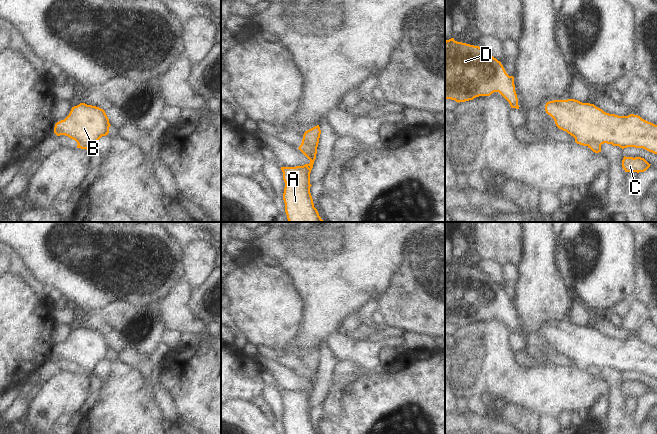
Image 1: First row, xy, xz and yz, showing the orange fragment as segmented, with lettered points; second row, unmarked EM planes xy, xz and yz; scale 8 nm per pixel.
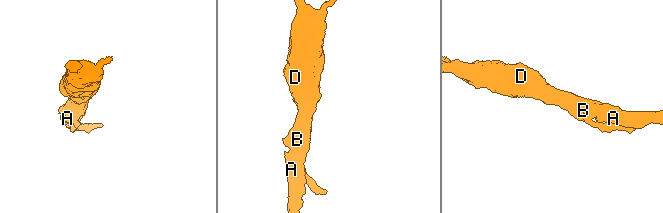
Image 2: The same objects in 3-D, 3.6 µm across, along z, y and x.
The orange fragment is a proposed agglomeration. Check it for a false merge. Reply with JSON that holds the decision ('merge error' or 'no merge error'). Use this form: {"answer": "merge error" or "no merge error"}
{"answer": "merge error"}

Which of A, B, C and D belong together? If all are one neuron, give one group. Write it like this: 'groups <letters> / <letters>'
groups A B D / C

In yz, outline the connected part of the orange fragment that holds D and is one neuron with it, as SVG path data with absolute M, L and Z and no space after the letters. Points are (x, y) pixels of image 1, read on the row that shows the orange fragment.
M454 38L445 41L445 99L465 102L479 96L490 96L499 92L510 104L519 109L514 77L509 76L500 61L485 48L462 42Z

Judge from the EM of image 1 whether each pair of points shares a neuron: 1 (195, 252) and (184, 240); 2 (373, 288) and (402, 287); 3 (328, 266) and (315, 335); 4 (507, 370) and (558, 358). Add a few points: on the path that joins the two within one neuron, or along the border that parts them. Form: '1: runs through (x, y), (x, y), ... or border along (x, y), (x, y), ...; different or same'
1: border along (210, 240), (196, 239), (186, 249); different
2: border along (400, 266), (394, 276), (392, 285), (381, 298); different
3: runs through (328, 283), (328, 304), (323, 318); same
4: border along (553, 365), (574, 366); different

